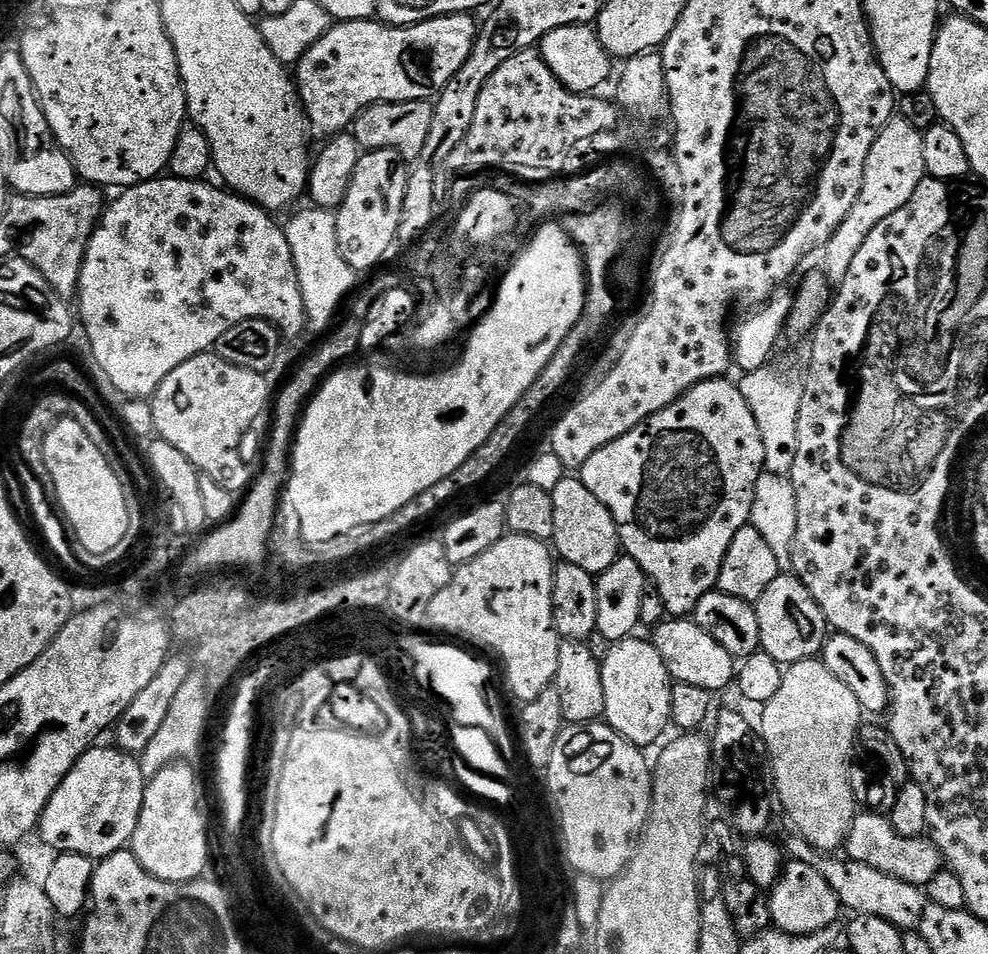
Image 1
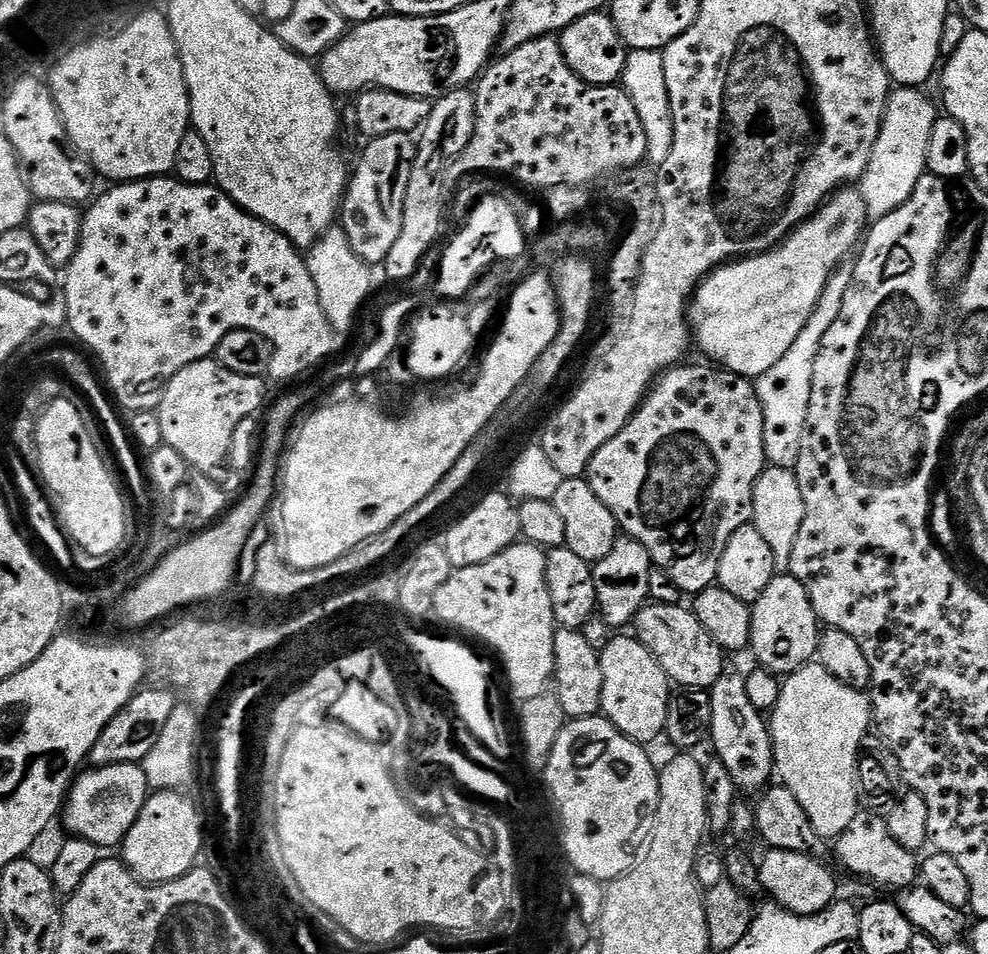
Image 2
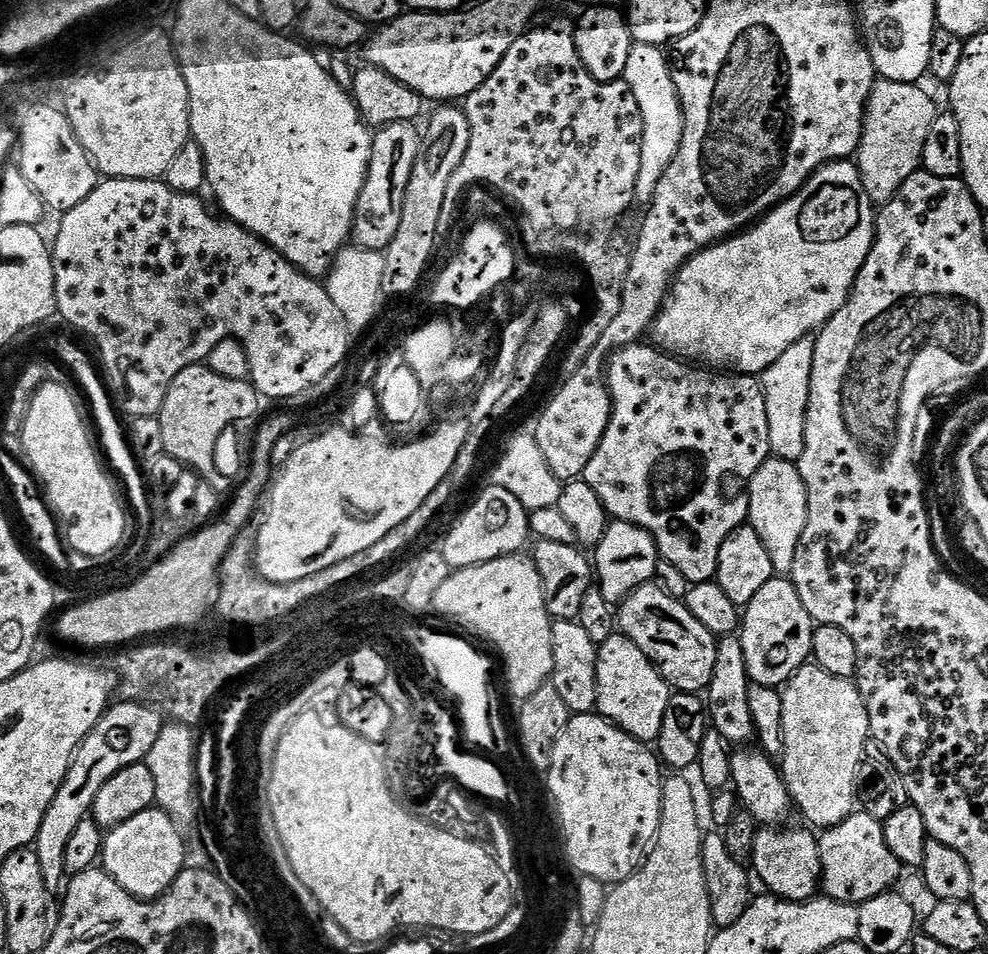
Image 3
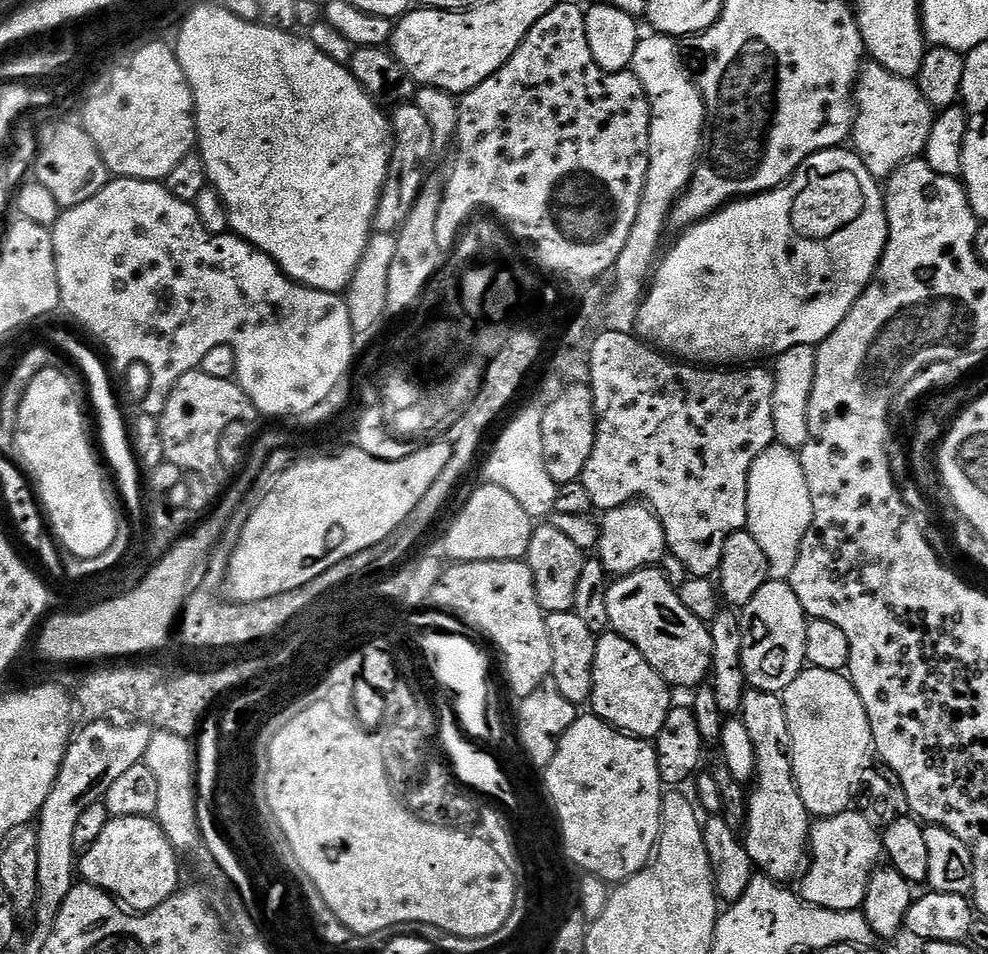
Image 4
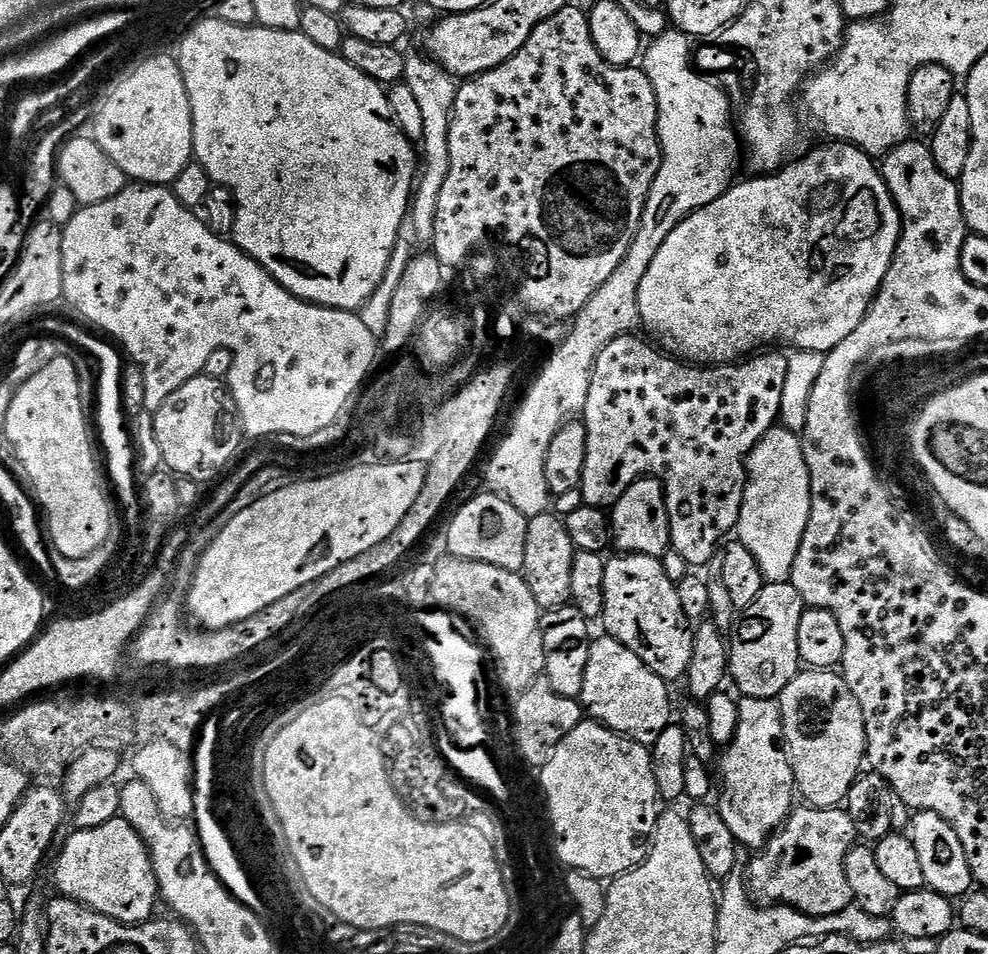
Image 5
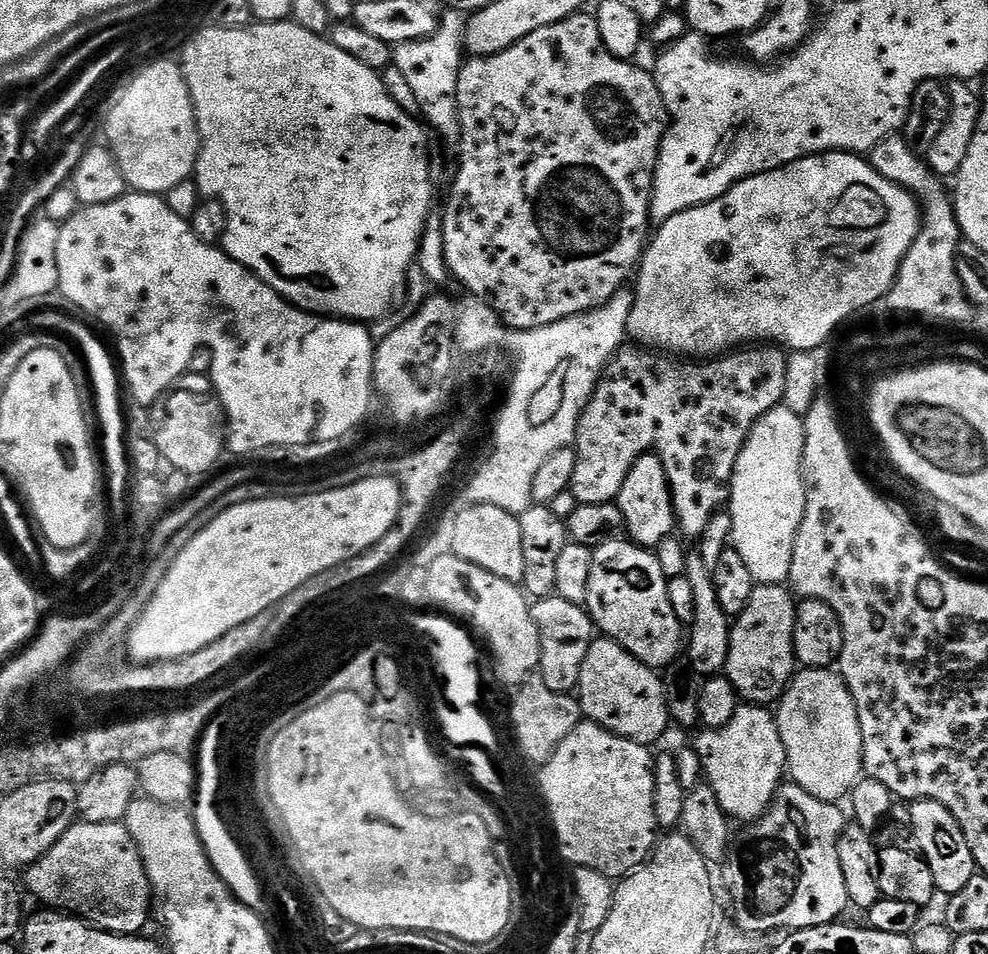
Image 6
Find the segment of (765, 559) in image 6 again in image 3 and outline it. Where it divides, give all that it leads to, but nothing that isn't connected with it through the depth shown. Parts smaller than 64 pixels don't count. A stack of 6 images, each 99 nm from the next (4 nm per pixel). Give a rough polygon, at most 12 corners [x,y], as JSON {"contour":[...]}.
{"contour":[[768,459],[748,487],[747,523],[773,573],[791,573],[806,530],[799,467]]}

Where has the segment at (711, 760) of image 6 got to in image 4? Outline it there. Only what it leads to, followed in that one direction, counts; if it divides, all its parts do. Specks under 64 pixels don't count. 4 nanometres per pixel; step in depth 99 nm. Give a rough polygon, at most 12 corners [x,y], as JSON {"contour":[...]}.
{"contour":[[748,690],[740,712],[756,755],[744,848],[792,882],[810,817],[792,773],[784,701]]}

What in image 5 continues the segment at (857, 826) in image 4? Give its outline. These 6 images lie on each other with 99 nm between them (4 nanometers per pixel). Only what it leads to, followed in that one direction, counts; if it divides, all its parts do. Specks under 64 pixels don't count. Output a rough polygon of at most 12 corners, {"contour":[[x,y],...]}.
{"contour":[[797,807],[746,868],[769,905],[853,903],[843,807]]}

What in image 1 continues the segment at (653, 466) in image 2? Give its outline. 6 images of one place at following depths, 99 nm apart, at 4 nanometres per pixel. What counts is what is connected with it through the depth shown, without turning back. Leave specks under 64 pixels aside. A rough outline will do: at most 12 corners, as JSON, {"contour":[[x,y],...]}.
{"contour":[[731,379],[695,384],[578,479],[664,612],[691,617],[765,471]]}

